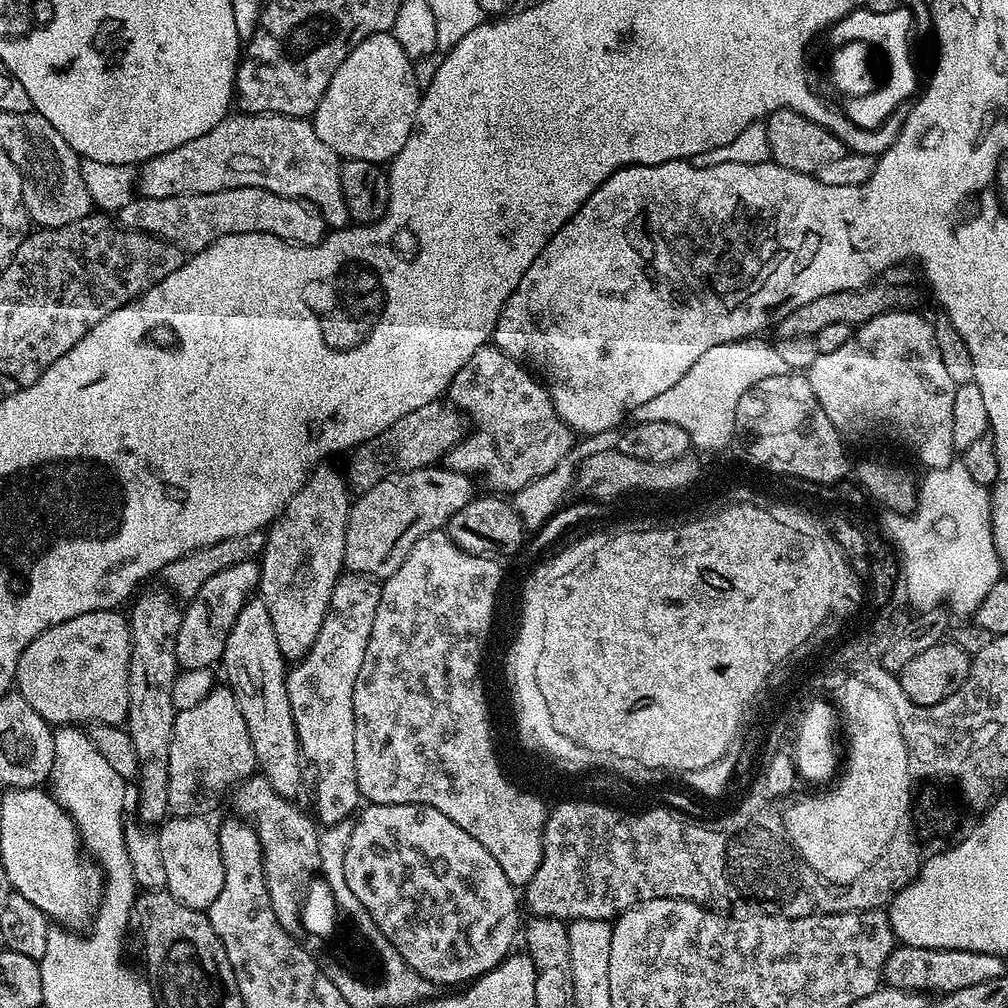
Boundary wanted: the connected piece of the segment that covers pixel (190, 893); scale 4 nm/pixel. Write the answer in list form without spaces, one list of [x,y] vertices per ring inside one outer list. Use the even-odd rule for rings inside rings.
[[[172,816],[159,825],[158,837],[166,870],[165,889],[191,908],[207,910],[218,898],[224,881],[222,850],[218,846],[217,829],[199,816]]]

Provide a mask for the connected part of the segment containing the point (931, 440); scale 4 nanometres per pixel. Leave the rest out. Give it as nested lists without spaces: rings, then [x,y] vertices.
[[[893,310],[870,318],[870,322],[859,325],[852,337],[838,346],[838,350],[831,354],[820,352],[806,369],[806,375],[810,390],[814,390],[814,398],[818,398],[818,402],[822,402],[822,410],[826,410],[826,418],[830,418],[842,434],[885,436],[909,448],[924,463],[925,469],[950,466],[957,455],[958,450],[954,446],[954,394],[958,380],[952,377],[940,353],[935,330],[916,310]]]

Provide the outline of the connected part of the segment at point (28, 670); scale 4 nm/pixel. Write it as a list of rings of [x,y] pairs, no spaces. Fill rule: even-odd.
[[[109,610],[106,612],[87,612],[78,614],[78,618],[70,618],[70,622],[58,622],[26,650],[18,658],[16,667],[15,687],[30,702],[31,708],[48,724],[53,726],[88,726],[93,724],[123,725],[128,718],[130,706],[130,626],[128,617],[123,611]]]

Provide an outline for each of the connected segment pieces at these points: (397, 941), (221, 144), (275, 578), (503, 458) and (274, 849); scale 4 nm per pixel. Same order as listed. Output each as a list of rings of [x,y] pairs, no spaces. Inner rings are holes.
[[[368,804],[359,813],[359,816],[360,821],[357,819],[352,825],[350,846],[346,850],[346,886],[350,886],[354,898],[358,898],[358,902],[362,902],[362,906],[368,911],[368,916],[374,918],[378,931],[390,941],[394,950],[398,950],[398,954],[402,954],[404,961],[433,986],[440,986],[440,984],[464,986],[497,968],[504,961],[504,957],[513,951],[512,943],[515,940],[517,943],[518,937],[521,935],[520,908],[522,912],[522,904],[518,899],[517,885],[512,884],[510,878],[506,878],[506,874],[502,874],[502,866],[498,866],[498,862],[494,862],[490,850],[486,850],[486,846],[482,846],[482,842],[470,838],[470,834],[466,834],[466,830],[462,830],[462,826],[450,822],[450,818],[446,818],[446,814],[438,814],[438,810],[422,808],[419,804]]]
[[[253,112],[251,114],[229,114],[214,130],[194,138],[166,154],[158,154],[144,161],[138,168],[138,192],[146,198],[174,198],[186,194],[210,194],[227,188],[254,186],[265,188],[274,194],[295,196],[309,205],[315,206],[329,229],[345,227],[349,223],[346,198],[342,198],[341,161],[318,138],[311,119],[298,116],[283,116],[273,112]]]
[[[325,462],[309,474],[308,481],[298,490],[298,494],[294,494],[294,498],[290,498],[290,502],[286,502],[284,509],[267,529],[264,551],[258,560],[258,596],[266,602],[266,610],[270,610],[270,622],[274,622],[274,638],[278,638],[278,650],[282,650],[285,661],[295,662],[303,658],[310,646],[314,646],[318,630],[322,630],[334,586],[345,571],[344,551],[349,507],[350,489],[345,473],[341,469],[339,472],[332,462]]]
[[[495,346],[480,348],[458,370],[448,387],[447,399],[464,413],[470,421],[470,431],[476,434],[476,454],[448,454],[447,467],[453,472],[461,472],[473,478],[485,480],[491,491],[496,494],[515,494],[530,482],[542,478],[554,469],[554,466],[573,448],[574,433],[554,410],[554,402],[550,398],[547,388],[525,365],[510,358],[502,349]]]
[[[253,774],[235,785],[231,800],[233,806],[240,811],[237,813],[243,814],[254,825],[260,839],[264,851],[264,877],[274,916],[284,930],[295,935],[306,890],[312,879],[315,879],[316,873],[320,871],[320,833],[317,821],[309,813],[308,817],[299,808],[299,803],[282,798],[282,794],[278,794],[278,790],[270,786],[267,778],[259,774]]]

